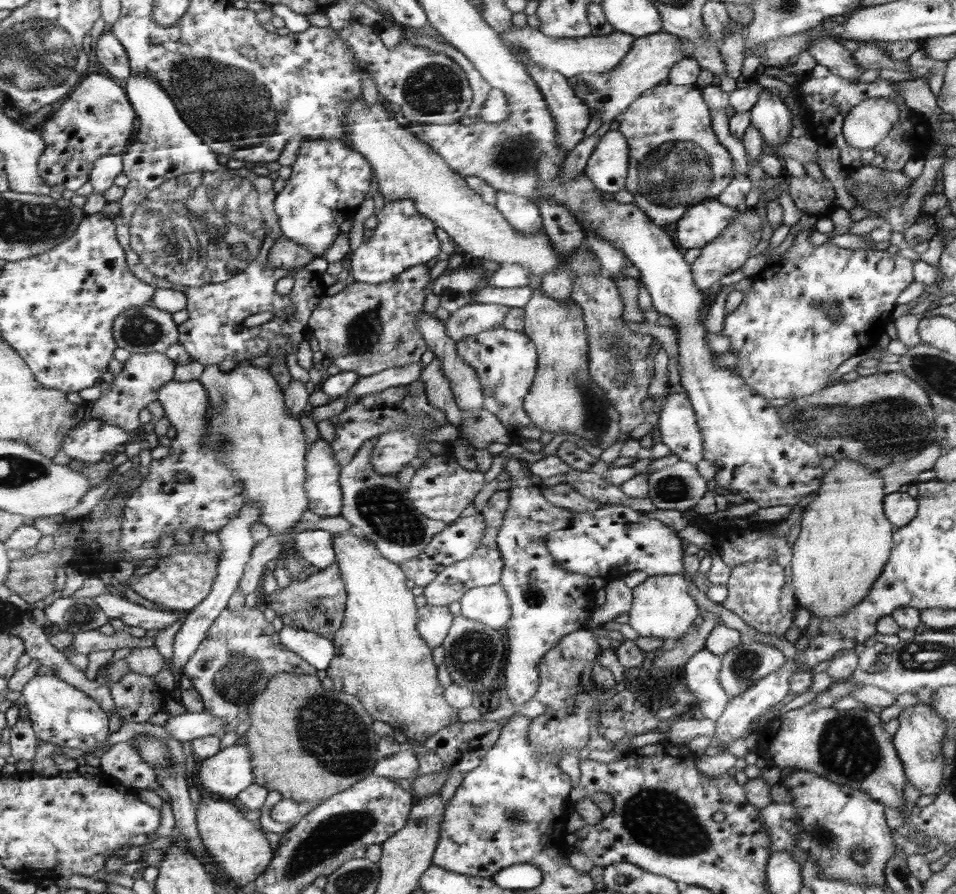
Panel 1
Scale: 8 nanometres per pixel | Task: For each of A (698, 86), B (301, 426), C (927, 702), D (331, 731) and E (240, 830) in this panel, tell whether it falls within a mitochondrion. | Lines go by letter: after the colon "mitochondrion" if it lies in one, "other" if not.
A: other
B: other
C: other
D: mitochondrion
E: other

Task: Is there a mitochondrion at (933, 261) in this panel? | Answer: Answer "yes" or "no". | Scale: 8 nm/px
no

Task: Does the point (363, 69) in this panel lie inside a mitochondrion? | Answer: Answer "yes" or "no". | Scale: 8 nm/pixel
no

